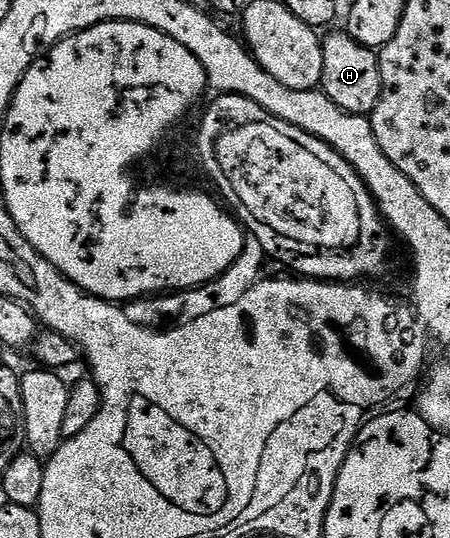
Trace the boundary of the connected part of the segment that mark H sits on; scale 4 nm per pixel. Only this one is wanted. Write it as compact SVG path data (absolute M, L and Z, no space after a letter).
M331 30L322 37L323 41L323 83L321 90L341 110L349 114L370 117L381 98L383 83L379 58L374 48L361 46L346 30Z

